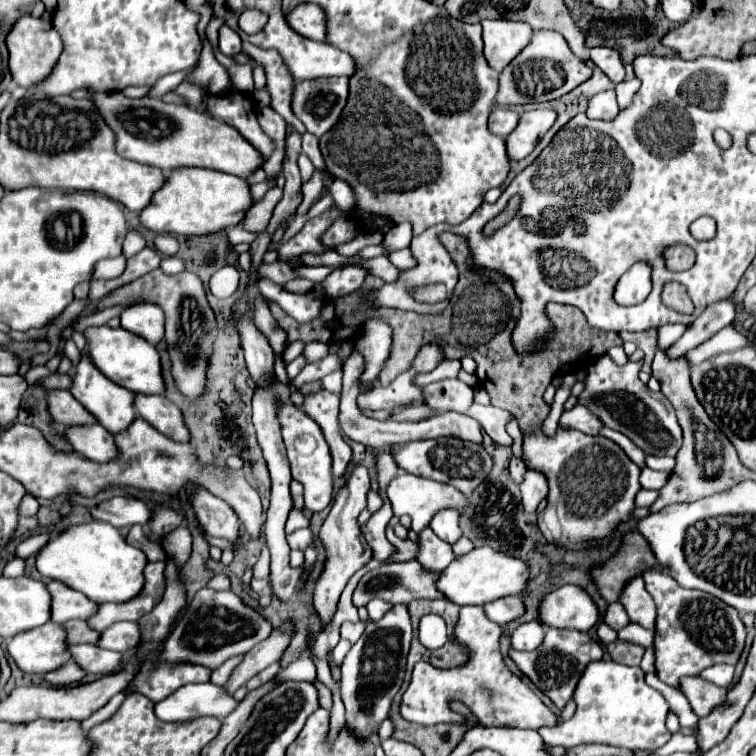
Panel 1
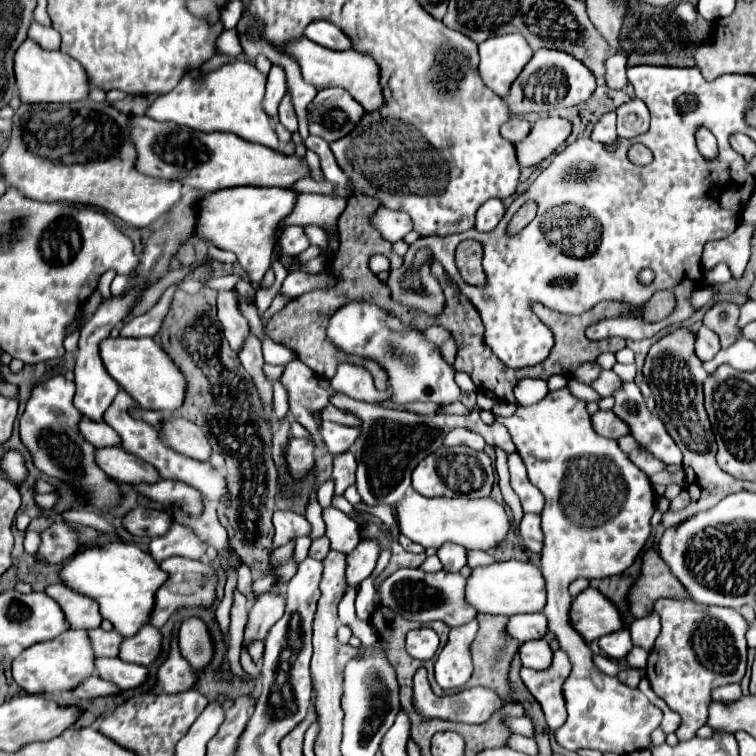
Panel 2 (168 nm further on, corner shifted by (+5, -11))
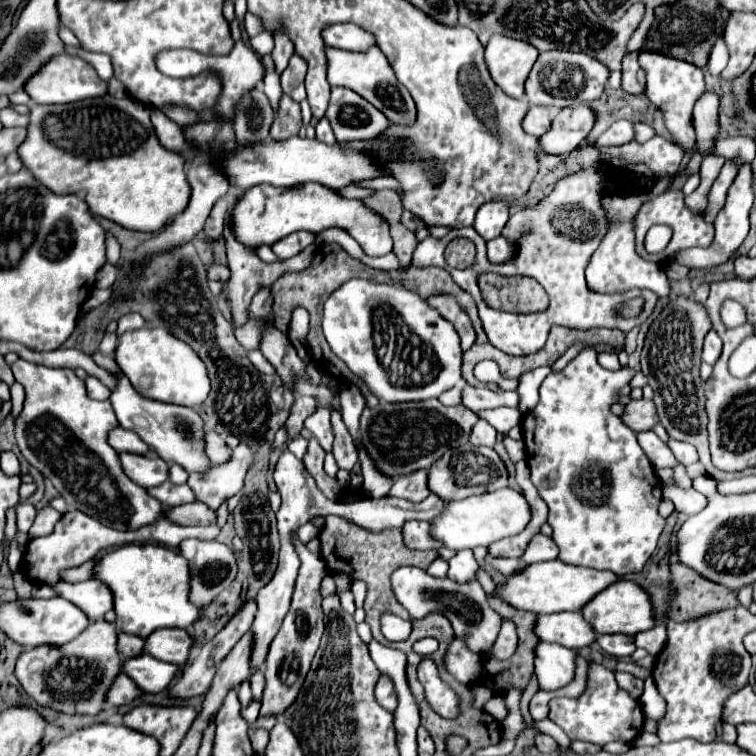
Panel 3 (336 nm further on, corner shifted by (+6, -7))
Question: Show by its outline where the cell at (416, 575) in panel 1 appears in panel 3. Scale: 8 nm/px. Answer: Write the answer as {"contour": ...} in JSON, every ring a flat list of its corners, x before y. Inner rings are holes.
{"contour":[[403,566,397,572,393,572,391,582,393,582,393,592,395,592,397,600,409,610,409,614,413,618,421,618,429,612,445,614,453,624,455,636,461,638,465,642,465,646,475,654,489,652,491,646,495,644,499,628,501,628,501,616,489,606,487,594,483,592,479,582,457,584,449,578,437,580,437,578,429,576,425,570,413,568,413,566]]}

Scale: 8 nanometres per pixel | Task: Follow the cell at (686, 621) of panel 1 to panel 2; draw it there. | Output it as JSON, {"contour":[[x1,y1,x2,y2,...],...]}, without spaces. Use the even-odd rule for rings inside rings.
{"contour":[[660,598,654,610,662,618,662,632,648,656,646,678,652,690,682,718,676,732,680,740,694,738,696,730,706,724,706,704,710,690,730,682,740,682,746,672,746,620,738,610,720,606,702,606,692,600]]}

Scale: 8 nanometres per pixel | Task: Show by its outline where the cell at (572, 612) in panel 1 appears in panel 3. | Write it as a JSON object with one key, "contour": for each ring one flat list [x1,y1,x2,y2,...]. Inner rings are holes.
{"contour":[[621,580,621,584,613,584,613,588,607,588,597,596,597,600,591,600,583,610,585,620,595,628,597,634,639,634,655,626,655,614,653,614,653,602,651,594,639,586,633,580]]}

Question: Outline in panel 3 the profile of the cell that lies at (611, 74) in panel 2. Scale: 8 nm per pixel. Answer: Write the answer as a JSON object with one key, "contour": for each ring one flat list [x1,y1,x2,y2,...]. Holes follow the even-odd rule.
{"contour":[[631,52,623,60,623,88,629,94,643,94,645,92,645,70,637,62,639,54]]}

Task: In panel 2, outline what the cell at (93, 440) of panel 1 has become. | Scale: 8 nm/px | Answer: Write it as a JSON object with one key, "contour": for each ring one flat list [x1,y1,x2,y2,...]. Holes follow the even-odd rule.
{"contour":[[118,446,108,448,96,448,94,460,102,472,106,472,112,480,136,484,136,482,158,482,158,472,150,468,146,462,138,460,134,454,128,454,126,450]]}

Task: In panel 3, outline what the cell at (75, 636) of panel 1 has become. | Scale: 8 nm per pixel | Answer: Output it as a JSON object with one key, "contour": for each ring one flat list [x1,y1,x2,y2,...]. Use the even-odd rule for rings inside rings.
{"contour":[[119,634,119,648,121,648,121,654,125,658,141,656,143,654,143,646,145,646,145,638,133,636,133,634]]}

